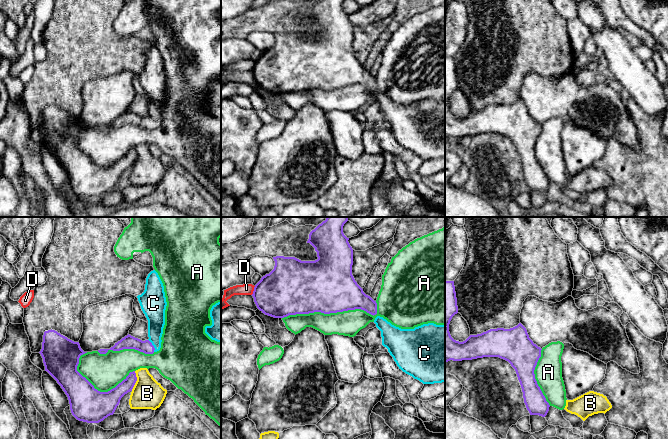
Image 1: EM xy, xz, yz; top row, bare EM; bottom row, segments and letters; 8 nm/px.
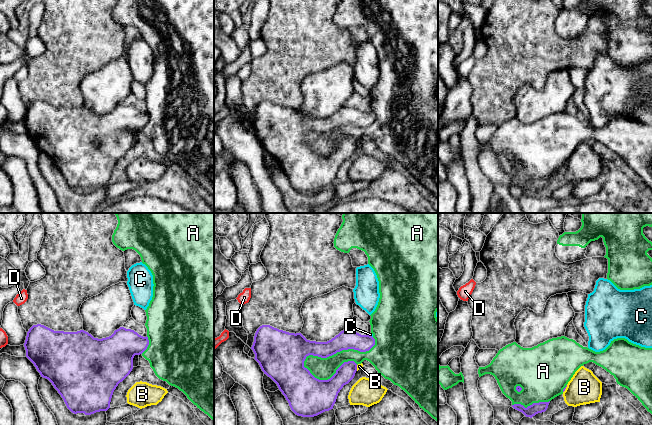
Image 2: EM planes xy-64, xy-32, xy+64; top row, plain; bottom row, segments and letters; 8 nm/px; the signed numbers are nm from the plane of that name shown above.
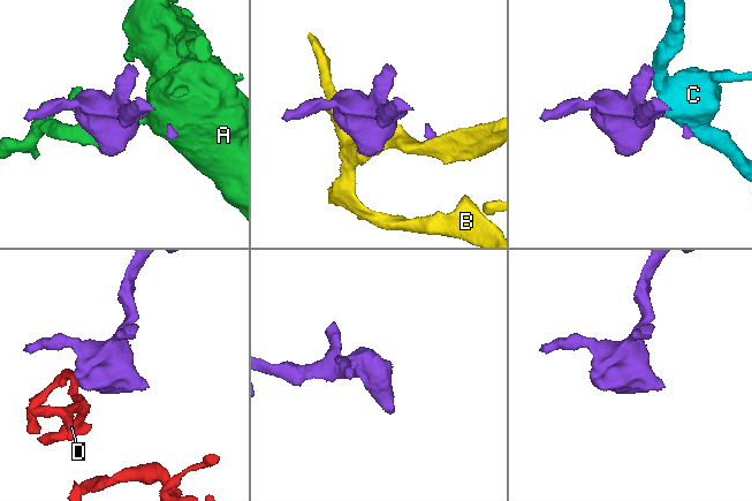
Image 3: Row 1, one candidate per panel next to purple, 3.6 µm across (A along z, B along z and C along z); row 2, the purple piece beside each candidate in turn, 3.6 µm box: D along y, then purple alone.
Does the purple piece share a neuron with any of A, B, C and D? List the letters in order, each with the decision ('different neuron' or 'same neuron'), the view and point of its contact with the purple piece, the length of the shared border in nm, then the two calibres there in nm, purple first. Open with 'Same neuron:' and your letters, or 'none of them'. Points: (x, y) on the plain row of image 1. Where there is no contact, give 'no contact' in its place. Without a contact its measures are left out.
Same neuron: C
A: different neuron; meets purple in xz at (334, 88); contact 800 nm long; 440 nm thick on the purple side, 200 nm on the other
B: different neuron; meets purple in xy at (136, 156); contact 160 nm long; 130 nm thick on the purple side, 240 nm on the other
C: same neuron; meets purple in xy at (152, 121); contact 120 nm long; 110 nm thick on the purple side, 160 nm on the other
D: different neuron; meets purple in xz at (254, 66); contact 80 nm long; 380 nm thick on the purple side, 100 nm on the other

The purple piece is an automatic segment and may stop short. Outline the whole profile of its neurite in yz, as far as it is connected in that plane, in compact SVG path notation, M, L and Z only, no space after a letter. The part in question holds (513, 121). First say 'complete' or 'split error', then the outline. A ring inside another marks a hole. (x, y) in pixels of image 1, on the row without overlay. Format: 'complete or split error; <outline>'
complete; M445 57L445 138L483 133L499 133L508 137L516 147L530 191L545 193L550 181L534 150L542 125L529 114L526 104L519 99L510 105L490 105L459 118L449 108L450 97L457 89L454 57Z

